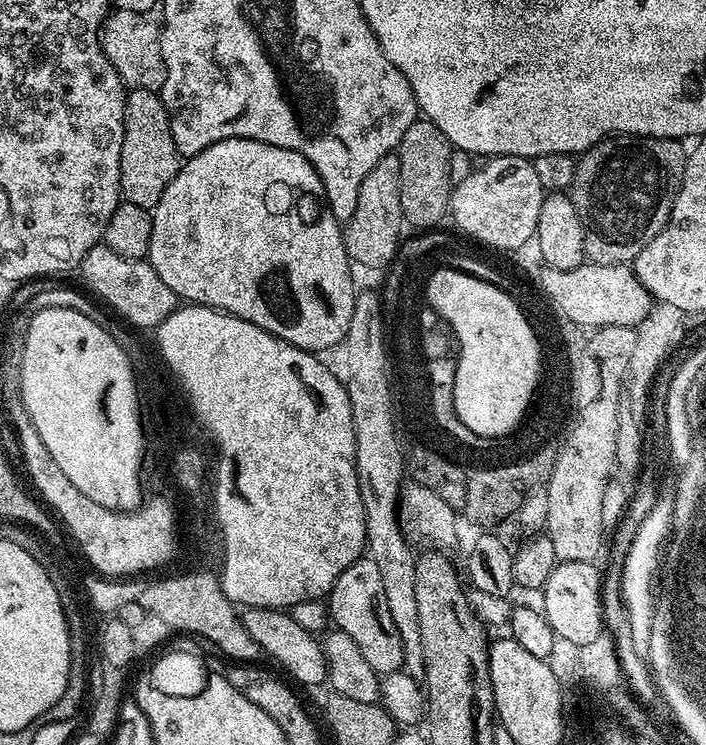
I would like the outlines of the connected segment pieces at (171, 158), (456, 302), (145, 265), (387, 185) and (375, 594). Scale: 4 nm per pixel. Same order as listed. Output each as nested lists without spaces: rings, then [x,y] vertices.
[[[131,89],[124,97],[124,137],[120,155],[120,195],[134,206],[155,208],[166,186],[180,172],[182,157],[170,130],[172,119],[160,100],[159,92]]]
[[[453,266],[438,269],[427,278],[426,285],[430,288],[430,303],[444,312],[447,320],[452,320],[454,332],[461,337],[460,381],[455,383],[453,394],[461,421],[470,430],[481,433],[499,433],[512,428],[520,416],[520,408],[524,408],[524,400],[528,400],[528,388],[532,388],[532,380],[536,380],[536,340],[532,340],[532,332],[528,332],[529,323],[524,324],[520,311],[513,308],[514,298],[510,294],[502,296],[504,288],[496,292],[496,288],[457,276]]]
[[[103,244],[96,245],[87,252],[80,267],[80,274],[133,327],[155,329],[178,307],[178,297],[159,277],[152,264],[146,260],[122,258]]]
[[[396,154],[382,158],[382,162],[378,162],[378,166],[374,166],[374,170],[366,174],[366,178],[362,178],[354,214],[342,228],[344,249],[353,265],[387,269],[395,259],[397,248],[402,243],[400,224],[405,223],[400,197],[401,178],[400,158]]]
[[[361,556],[359,560],[346,566],[342,574],[338,574],[338,582],[334,582],[326,603],[331,623],[339,631],[354,638],[358,650],[362,650],[366,662],[374,666],[377,674],[399,672],[403,669],[402,638],[398,634],[398,626],[394,626],[394,618],[390,618],[390,606],[386,606],[386,590],[382,590],[382,577],[371,556]]]

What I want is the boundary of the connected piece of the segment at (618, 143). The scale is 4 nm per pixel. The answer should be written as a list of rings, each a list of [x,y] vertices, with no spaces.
[[[613,134],[579,153],[570,195],[584,231],[584,255],[594,264],[628,264],[666,226],[684,173],[685,145],[653,136]]]

